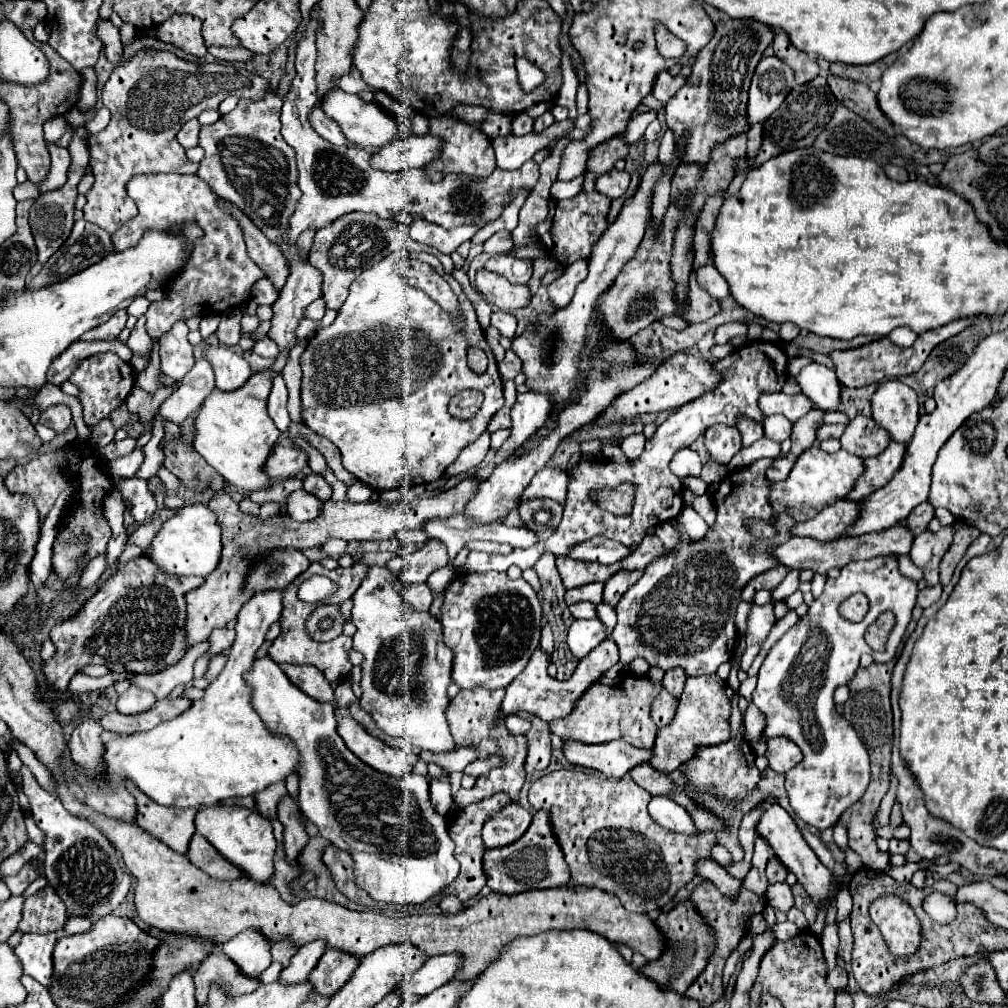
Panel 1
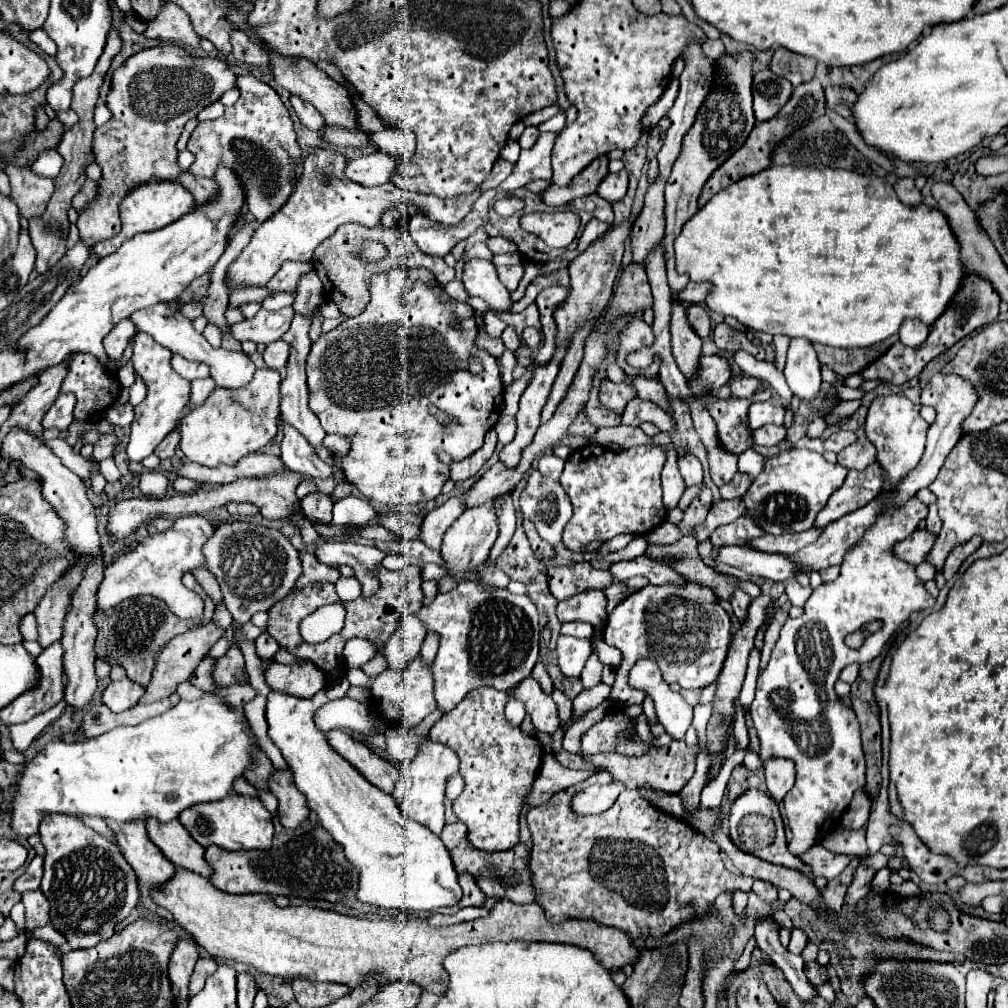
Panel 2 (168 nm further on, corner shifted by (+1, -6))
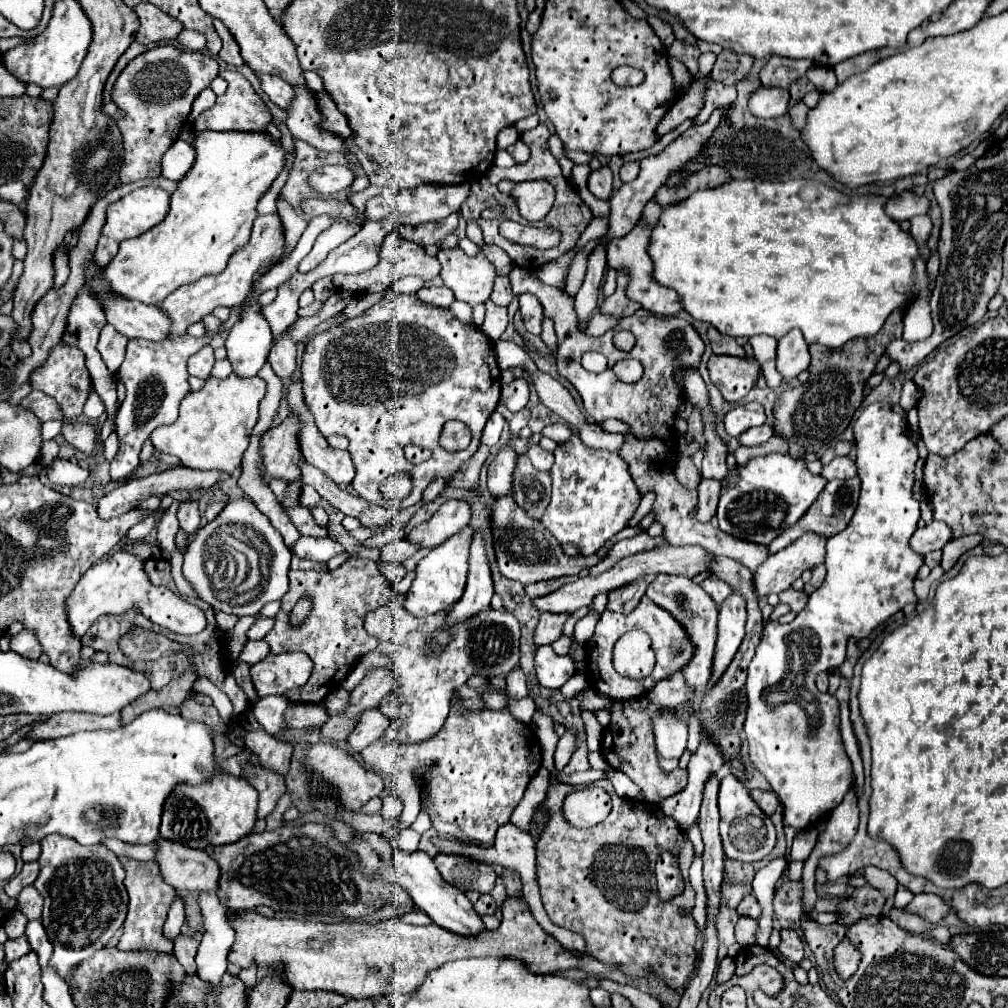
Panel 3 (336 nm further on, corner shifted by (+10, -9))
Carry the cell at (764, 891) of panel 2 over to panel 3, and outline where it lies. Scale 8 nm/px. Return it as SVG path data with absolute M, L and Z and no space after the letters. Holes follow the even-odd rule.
M747 894L743 900L741 900L741 904L737 906L737 914L741 914L741 916L749 916L749 918L759 918L759 914L761 914L761 908L759 908L759 904L757 904L757 898L753 896L753 894Z

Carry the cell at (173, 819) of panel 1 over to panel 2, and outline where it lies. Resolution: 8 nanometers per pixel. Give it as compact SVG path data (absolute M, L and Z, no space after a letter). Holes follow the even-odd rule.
M148 819L146 829L152 843L164 853L170 863L204 877L212 875L210 865L204 859L204 847L190 837L190 833L182 827L178 819L170 823L158 823L154 819Z

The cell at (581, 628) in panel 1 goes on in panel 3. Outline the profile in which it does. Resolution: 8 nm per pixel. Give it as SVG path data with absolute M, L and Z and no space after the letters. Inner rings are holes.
M539 646L535 654L535 670L537 670L537 682L545 688L561 688L573 674L575 674L575 662L569 654L559 656L553 652L551 646Z

